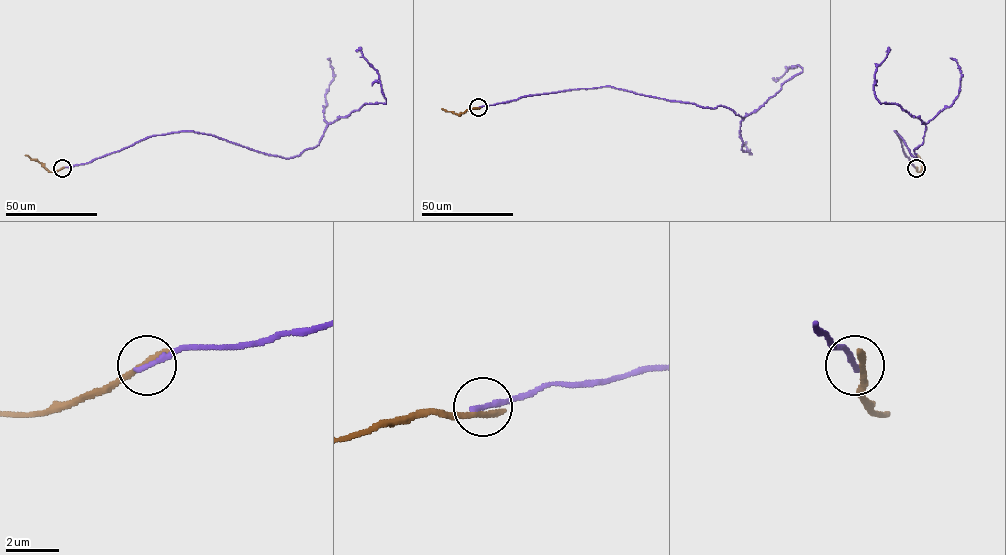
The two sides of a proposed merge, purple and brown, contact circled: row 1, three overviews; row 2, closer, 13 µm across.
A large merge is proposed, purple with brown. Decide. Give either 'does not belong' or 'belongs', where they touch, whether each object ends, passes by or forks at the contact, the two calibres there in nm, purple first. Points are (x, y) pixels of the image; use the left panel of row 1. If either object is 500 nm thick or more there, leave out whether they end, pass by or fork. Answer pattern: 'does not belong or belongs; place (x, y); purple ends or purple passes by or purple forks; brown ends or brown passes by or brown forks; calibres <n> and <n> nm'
does not belong; place (62, 168); purple ends; brown ends; calibres 240 and 280 nm

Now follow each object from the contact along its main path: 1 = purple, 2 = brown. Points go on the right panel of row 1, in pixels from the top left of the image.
1: (916, 168), (895, 131), (916, 158), (925, 125), (896, 103), (880, 102), (873, 89), (886, 51)
2: (916, 168), (919, 171), (923, 163), (917, 155)

